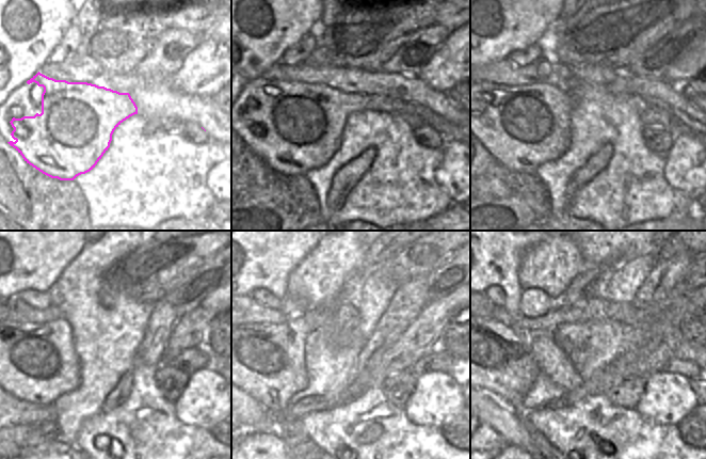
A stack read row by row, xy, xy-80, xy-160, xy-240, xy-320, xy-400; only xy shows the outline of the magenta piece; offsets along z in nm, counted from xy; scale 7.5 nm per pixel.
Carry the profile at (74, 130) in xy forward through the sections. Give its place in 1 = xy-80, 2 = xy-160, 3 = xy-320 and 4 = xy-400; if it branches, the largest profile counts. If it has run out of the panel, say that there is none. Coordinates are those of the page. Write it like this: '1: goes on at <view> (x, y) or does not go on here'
1: goes on at xy-80 (307, 132)
2: goes on at xy-160 (522, 143)
3: goes on at xy-320 (273, 393)
4: goes on at xy-400 (511, 379)

